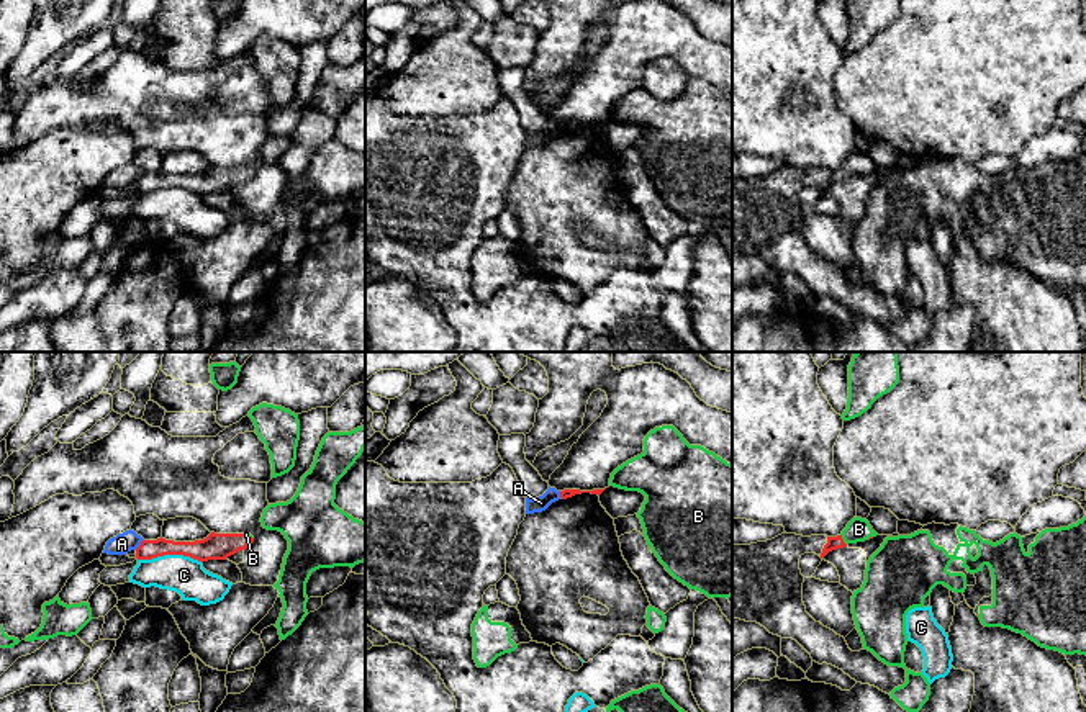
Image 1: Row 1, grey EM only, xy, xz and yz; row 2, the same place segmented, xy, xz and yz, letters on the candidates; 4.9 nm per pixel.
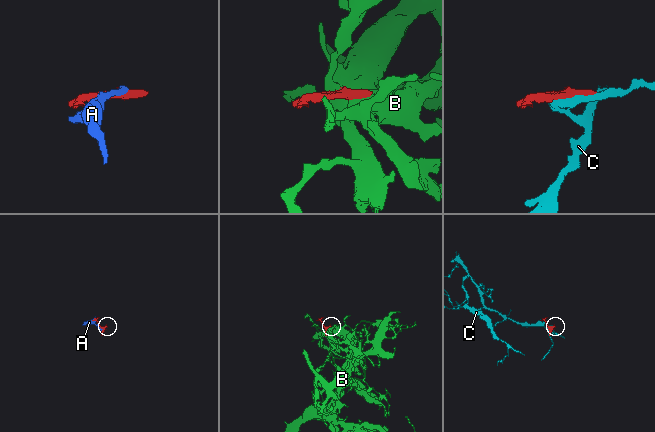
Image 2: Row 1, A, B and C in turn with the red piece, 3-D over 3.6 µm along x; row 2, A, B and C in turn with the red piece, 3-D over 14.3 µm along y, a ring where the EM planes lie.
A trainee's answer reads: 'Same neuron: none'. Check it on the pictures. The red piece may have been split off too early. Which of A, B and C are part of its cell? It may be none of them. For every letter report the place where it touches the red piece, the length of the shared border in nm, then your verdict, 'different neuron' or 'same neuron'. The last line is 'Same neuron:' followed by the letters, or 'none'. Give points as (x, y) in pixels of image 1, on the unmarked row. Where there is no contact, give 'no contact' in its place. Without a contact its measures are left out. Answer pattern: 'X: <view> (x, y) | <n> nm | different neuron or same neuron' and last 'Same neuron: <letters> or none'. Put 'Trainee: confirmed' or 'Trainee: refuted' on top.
Trainee: refuted
A: xy (141, 177) | 70 nm | different neuron
B: yz (842, 172) | 70 nm | same neuron
C: xy (171, 187) | 320 nm | different neuron
Same neuron: B

